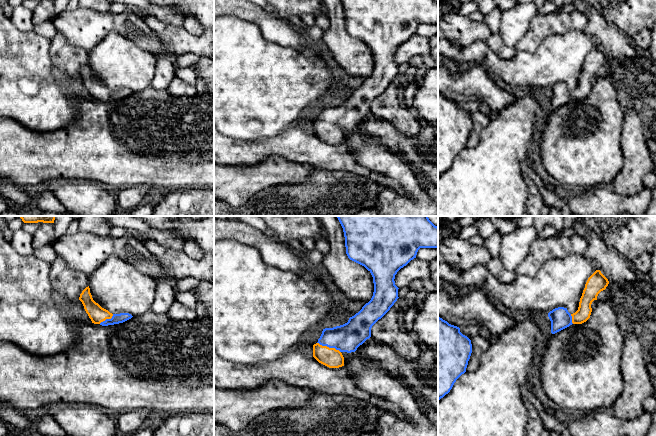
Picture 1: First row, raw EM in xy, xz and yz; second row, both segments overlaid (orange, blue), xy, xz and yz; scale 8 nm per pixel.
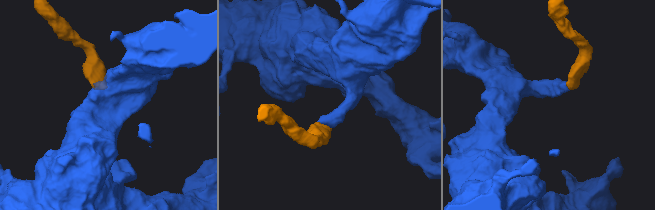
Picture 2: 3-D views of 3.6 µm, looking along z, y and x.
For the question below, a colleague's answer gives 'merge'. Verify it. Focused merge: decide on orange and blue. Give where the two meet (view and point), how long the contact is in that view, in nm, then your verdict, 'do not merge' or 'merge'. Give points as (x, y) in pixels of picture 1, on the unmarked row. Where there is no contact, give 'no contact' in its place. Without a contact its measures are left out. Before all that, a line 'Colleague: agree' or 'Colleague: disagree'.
Colleague: agree
contact xz (328, 123); length 200 nm; merge

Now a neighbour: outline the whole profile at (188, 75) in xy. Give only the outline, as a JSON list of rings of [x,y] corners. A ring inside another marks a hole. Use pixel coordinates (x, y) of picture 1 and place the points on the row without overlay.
[[[177,64],[175,65],[175,77],[191,85],[195,85],[197,81],[196,73],[192,68],[183,68]]]

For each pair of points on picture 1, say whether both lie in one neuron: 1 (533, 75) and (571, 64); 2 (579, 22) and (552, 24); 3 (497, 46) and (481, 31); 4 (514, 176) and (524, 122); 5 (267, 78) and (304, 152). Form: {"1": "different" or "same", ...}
{"1": "same", "2": "same", "3": "different", "4": "same", "5": "different"}

